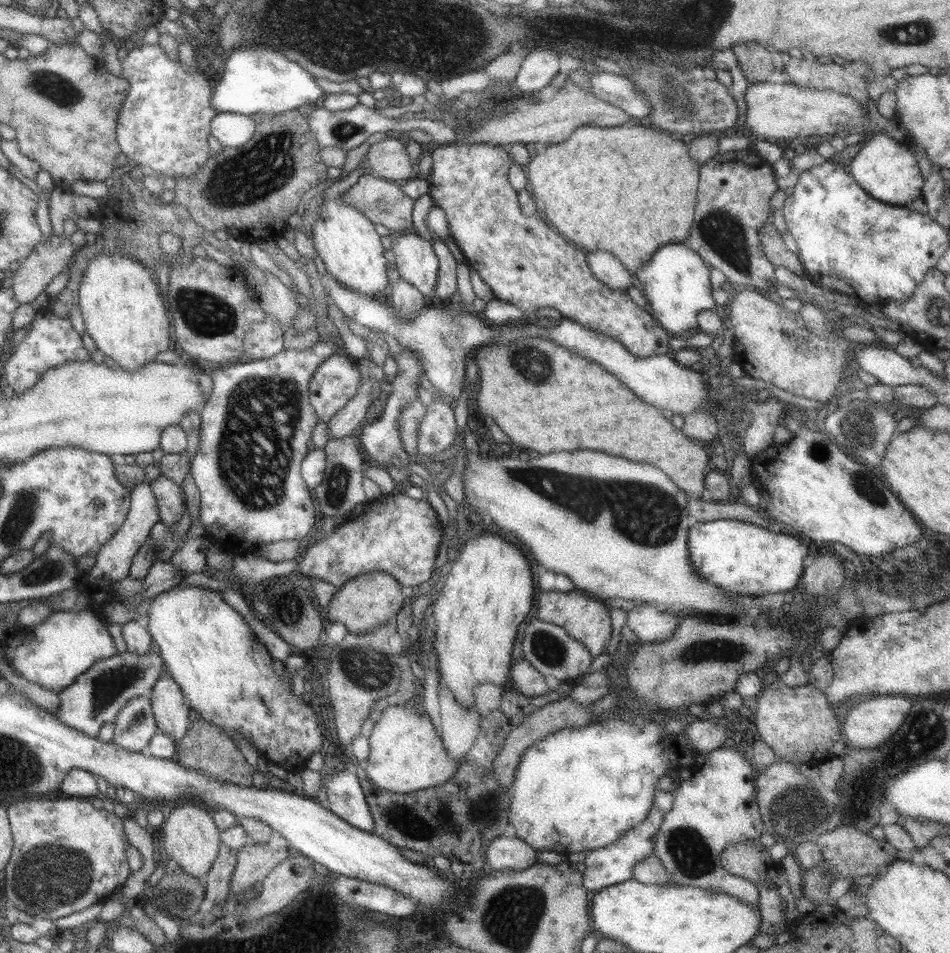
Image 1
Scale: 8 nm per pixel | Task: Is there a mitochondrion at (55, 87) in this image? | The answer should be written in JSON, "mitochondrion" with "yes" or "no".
{"mitochondrion":"yes"}

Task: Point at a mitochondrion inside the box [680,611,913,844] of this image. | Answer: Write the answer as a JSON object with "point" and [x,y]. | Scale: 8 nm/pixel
{"point":[799,795]}

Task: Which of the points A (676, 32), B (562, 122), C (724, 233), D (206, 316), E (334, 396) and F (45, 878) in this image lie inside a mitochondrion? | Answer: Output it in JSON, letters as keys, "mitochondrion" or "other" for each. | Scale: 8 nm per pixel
{"A":"mitochondrion","B":"other","C":"mitochondrion","D":"mitochondrion","E":"other","F":"mitochondrion"}

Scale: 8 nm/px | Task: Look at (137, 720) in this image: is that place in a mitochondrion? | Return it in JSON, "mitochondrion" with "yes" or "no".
{"mitochondrion":"yes"}

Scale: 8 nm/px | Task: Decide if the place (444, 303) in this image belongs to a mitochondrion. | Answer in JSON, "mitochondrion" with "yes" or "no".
{"mitochondrion":"no"}

